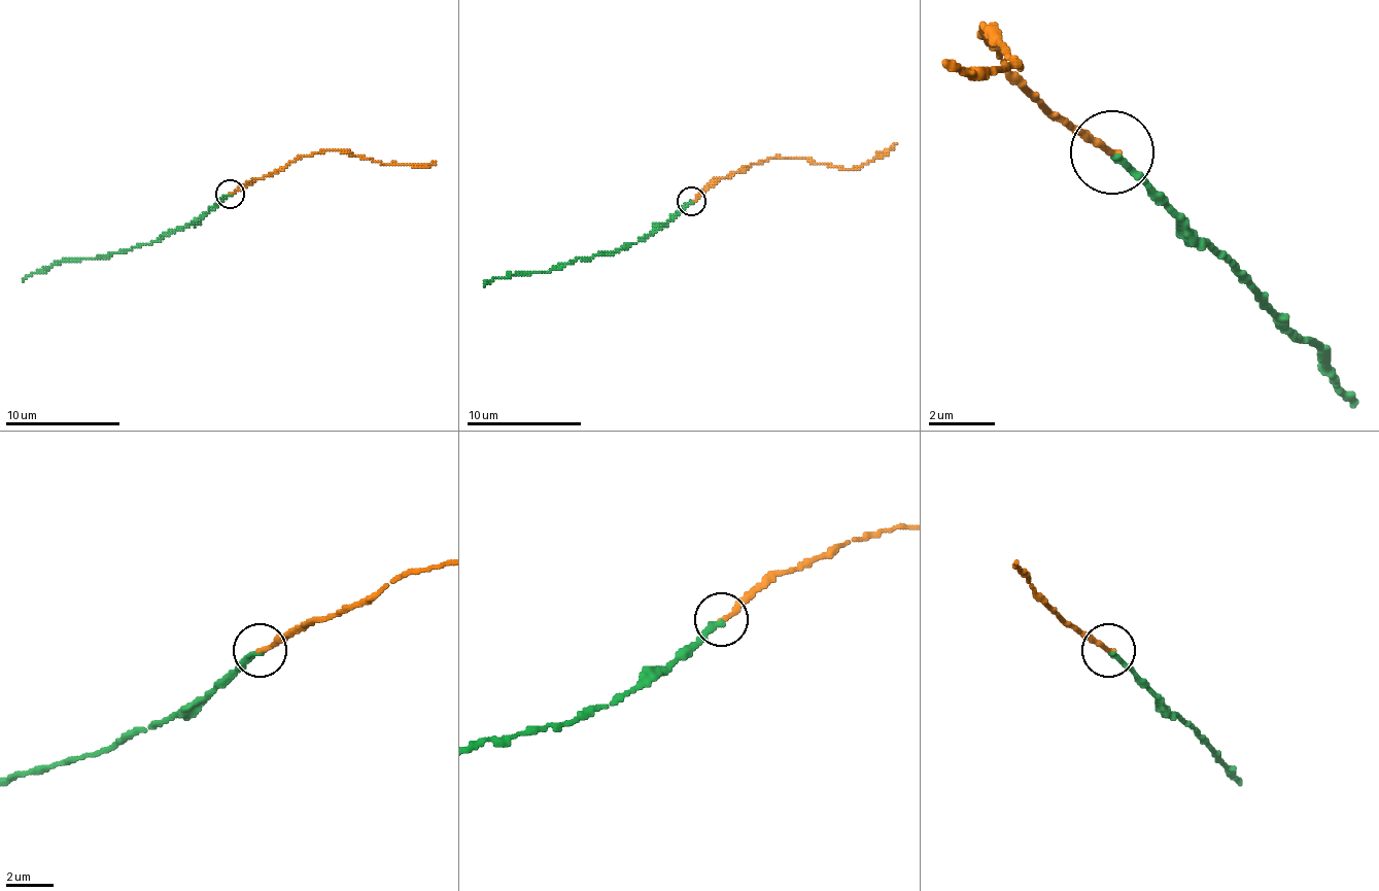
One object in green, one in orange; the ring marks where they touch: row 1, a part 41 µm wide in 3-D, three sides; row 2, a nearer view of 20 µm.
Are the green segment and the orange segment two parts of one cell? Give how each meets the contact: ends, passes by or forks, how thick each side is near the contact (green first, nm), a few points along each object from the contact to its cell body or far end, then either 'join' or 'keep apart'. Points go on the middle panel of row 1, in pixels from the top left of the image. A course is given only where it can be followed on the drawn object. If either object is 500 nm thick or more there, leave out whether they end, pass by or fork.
green ends | orange ends | 260/240 nm | green via (690, 201), (635, 243), (624, 243), (616, 252), (576, 258), (547, 272), (516, 272), (484, 283) | orange via (690, 201), (722, 177), (777, 158), (811, 158), (816, 164), (859, 169), (896, 143) | join

